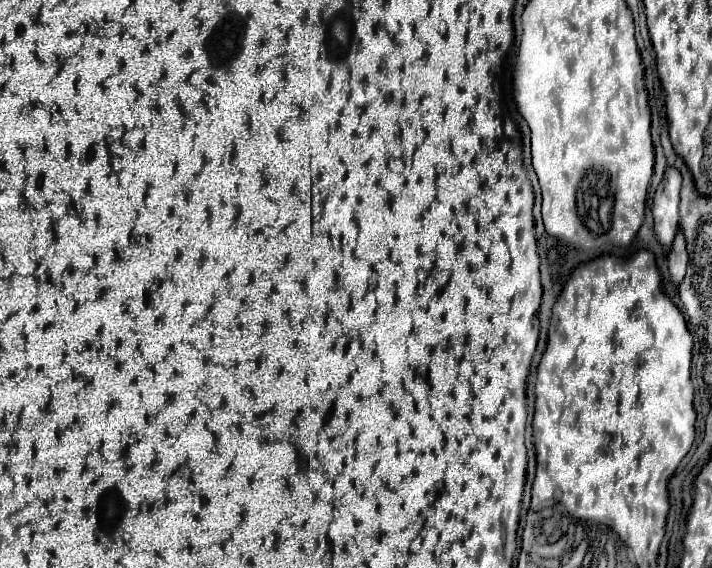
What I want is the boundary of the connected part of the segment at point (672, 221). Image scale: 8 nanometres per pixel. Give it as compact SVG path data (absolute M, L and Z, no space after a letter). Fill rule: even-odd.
M671 167L665 171L651 207L655 217L655 235L663 247L671 247L679 229L679 191L681 173Z

